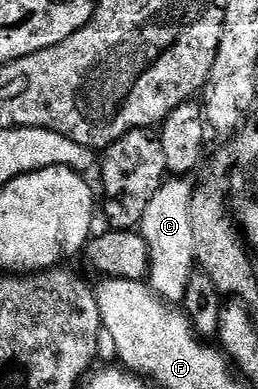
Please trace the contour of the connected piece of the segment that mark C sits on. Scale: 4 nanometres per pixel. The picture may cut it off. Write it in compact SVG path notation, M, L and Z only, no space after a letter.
M175 176L163 181L162 186L152 195L140 226L141 235L148 243L150 252L148 284L166 303L182 302L188 279L196 271L192 231L192 199L195 186L189 185L188 181L185 176Z

